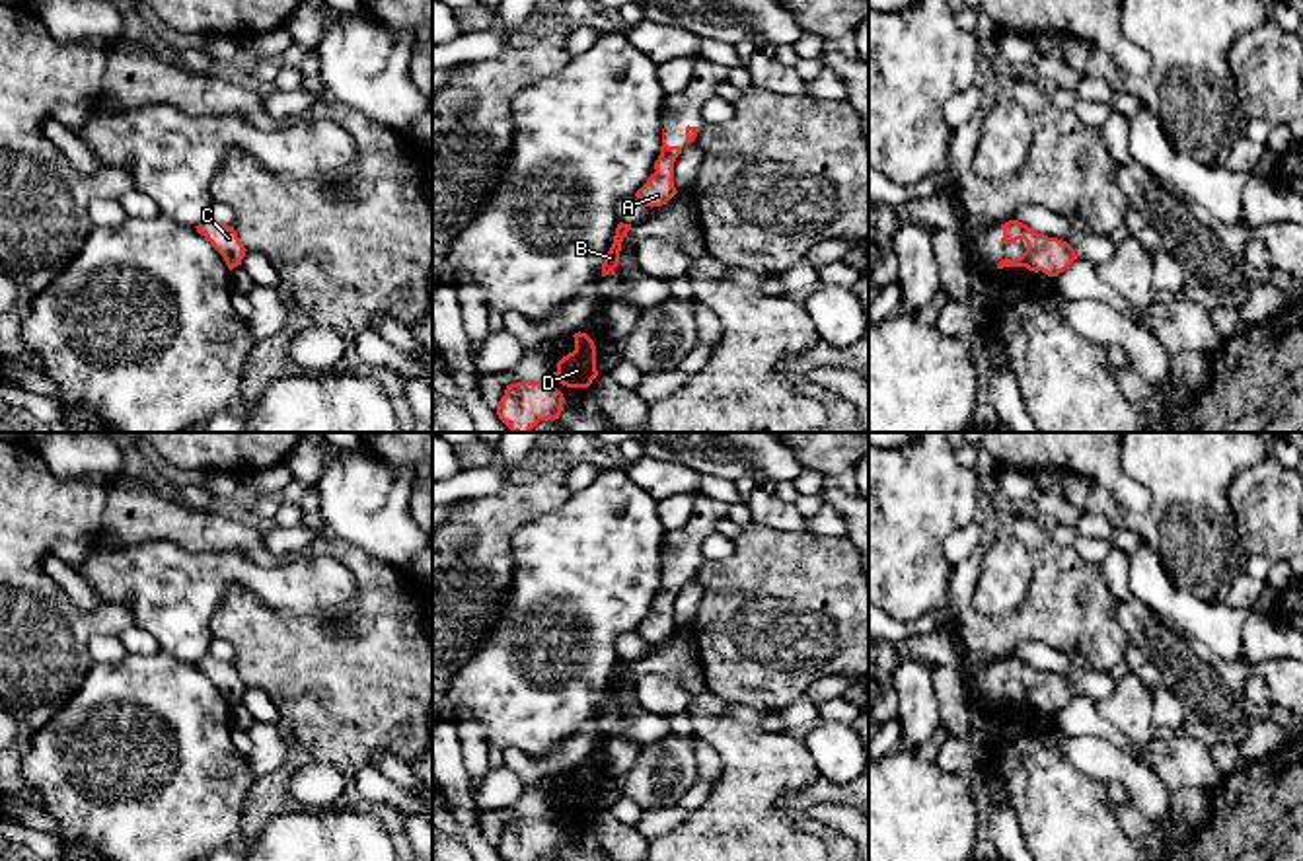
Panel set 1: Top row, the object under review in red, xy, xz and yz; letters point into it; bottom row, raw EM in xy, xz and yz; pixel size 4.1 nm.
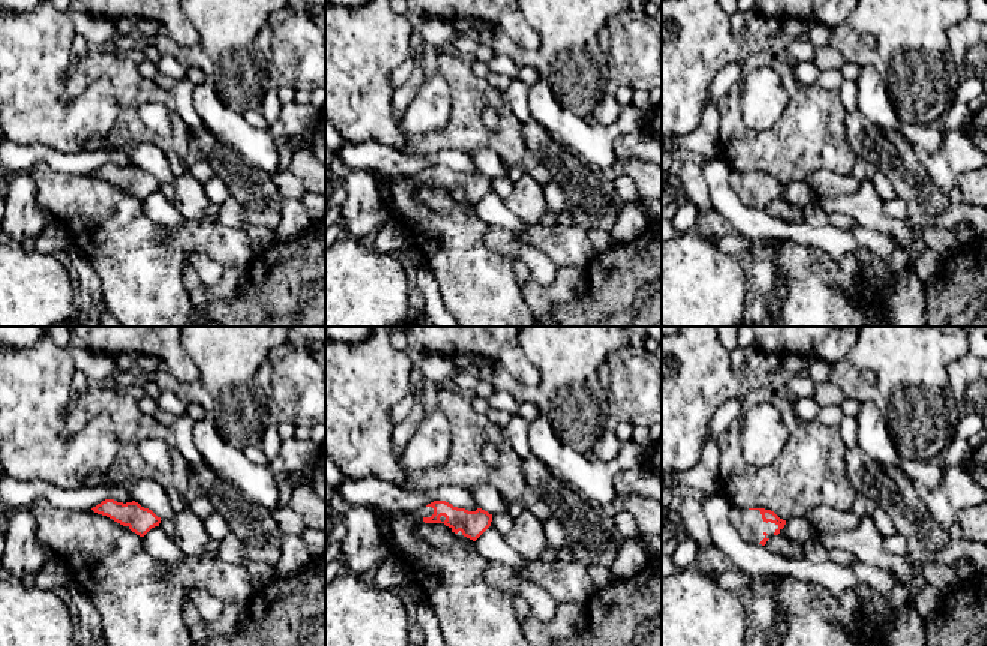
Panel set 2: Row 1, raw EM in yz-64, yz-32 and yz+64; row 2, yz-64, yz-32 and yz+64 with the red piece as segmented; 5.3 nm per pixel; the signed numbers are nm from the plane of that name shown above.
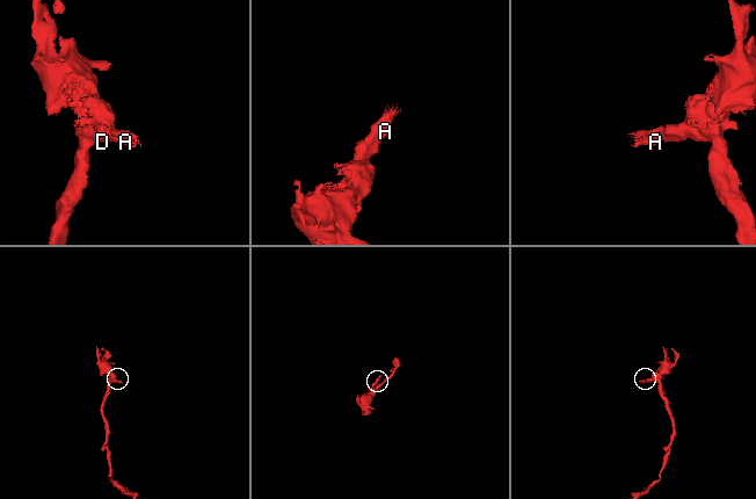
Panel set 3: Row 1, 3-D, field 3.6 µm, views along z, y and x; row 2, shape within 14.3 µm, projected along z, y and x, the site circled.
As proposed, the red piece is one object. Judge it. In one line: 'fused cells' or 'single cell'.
single cell

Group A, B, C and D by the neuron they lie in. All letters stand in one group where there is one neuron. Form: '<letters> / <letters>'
A B C D

